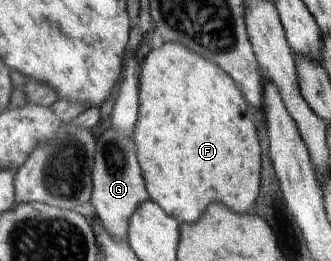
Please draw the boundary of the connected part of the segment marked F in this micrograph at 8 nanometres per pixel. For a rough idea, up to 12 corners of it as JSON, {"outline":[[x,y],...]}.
{"outline":[[173,41],[140,67],[134,146],[180,223],[261,191],[253,113]]}

